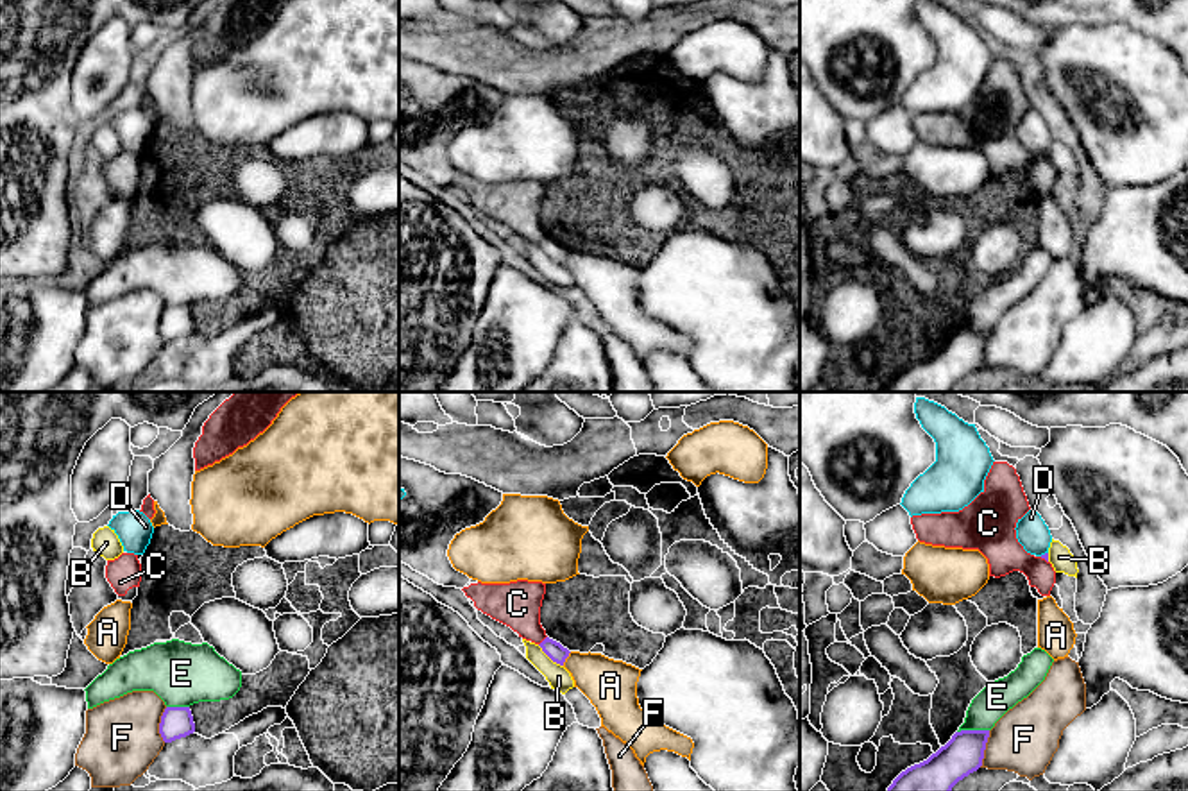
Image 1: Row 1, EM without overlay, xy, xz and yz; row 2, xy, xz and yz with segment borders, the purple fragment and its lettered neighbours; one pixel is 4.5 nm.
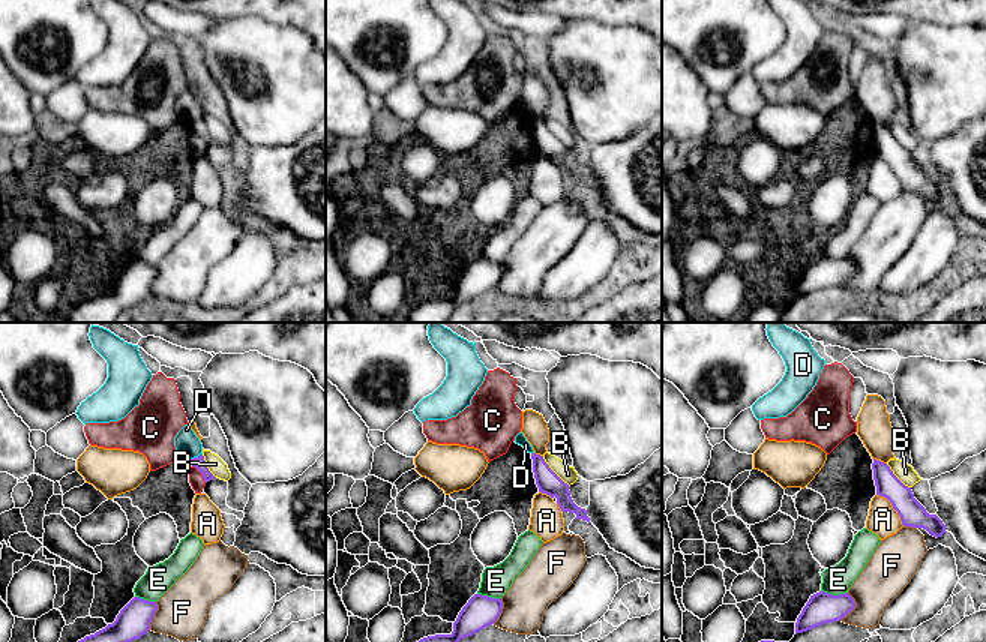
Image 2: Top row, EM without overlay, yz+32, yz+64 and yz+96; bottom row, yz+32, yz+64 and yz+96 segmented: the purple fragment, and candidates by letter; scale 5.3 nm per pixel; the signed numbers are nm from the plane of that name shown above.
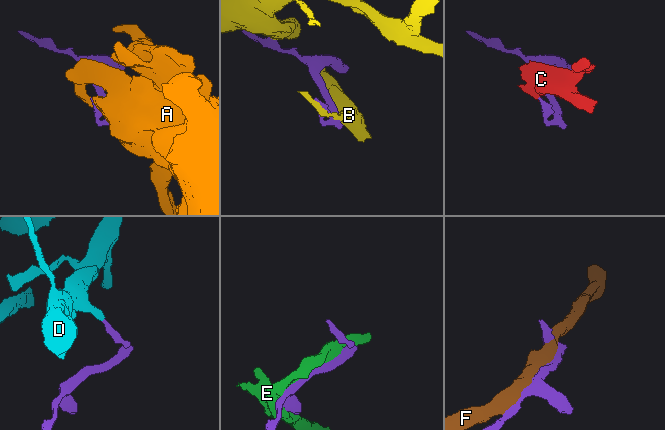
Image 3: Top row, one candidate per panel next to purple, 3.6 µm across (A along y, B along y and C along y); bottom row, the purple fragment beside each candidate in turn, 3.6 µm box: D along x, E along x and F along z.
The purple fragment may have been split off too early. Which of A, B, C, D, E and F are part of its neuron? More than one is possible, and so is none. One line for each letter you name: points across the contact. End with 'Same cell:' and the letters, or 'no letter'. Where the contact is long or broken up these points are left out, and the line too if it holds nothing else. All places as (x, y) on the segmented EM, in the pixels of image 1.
Same cell: no letter

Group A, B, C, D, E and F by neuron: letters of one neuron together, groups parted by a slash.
A / B / C / D / E / F

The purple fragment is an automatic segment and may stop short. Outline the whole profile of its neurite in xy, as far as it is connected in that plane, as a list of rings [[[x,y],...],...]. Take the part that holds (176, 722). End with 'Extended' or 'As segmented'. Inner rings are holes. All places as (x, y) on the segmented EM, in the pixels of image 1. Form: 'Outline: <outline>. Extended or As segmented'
Outline: [[[166,707],[161,723],[159,734],[165,743],[186,737],[195,732],[195,723],[190,707]]]. As segmented

